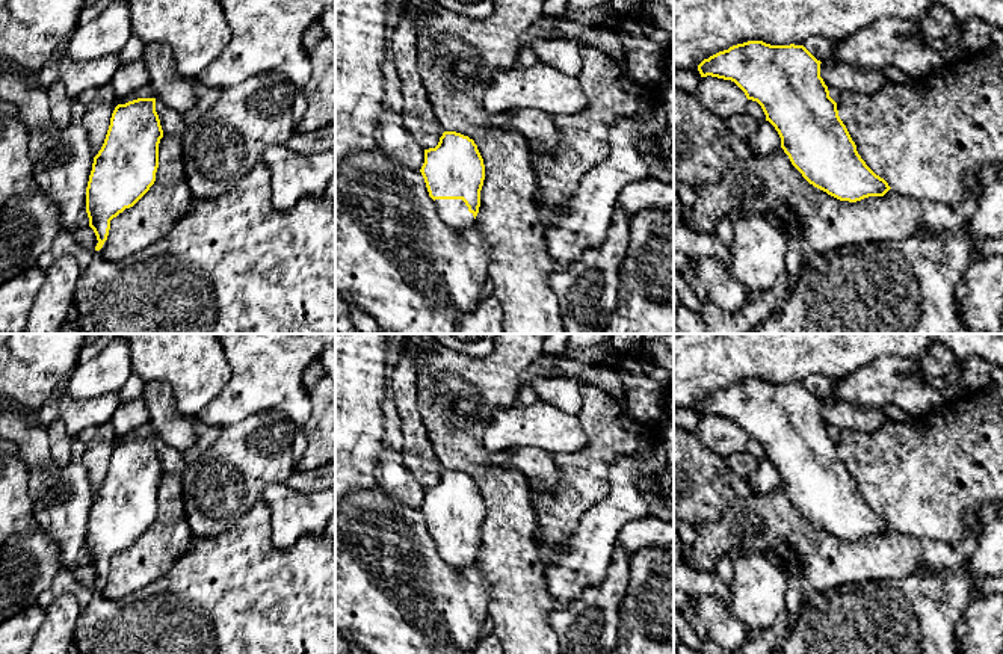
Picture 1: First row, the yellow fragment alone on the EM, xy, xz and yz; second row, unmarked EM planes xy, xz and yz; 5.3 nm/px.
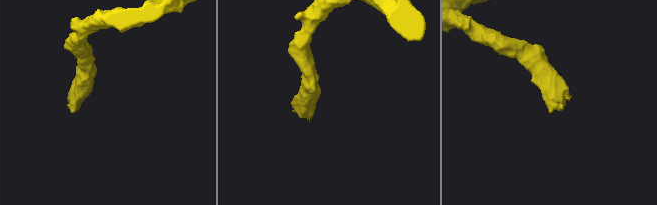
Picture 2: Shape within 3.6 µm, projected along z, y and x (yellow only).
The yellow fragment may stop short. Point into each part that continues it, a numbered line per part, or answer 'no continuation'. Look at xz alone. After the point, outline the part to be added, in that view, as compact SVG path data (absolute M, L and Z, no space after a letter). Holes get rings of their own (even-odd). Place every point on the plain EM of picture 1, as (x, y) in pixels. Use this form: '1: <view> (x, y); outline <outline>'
1: xz (455, 552); outline M435 538L434 541L443 560L456 569L464 569L476 559L462 538Z

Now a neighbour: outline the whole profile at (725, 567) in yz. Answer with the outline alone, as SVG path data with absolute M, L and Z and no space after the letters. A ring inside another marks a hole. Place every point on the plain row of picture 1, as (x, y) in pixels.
M730 557L719 559L719 562L716 563L716 574L719 575L722 583L730 588L734 577L734 560L731 560Z

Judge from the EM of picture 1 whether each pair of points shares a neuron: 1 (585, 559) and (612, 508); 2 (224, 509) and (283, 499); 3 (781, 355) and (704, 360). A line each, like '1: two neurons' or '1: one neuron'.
1: one neuron
2: two neurons
3: one neuron

